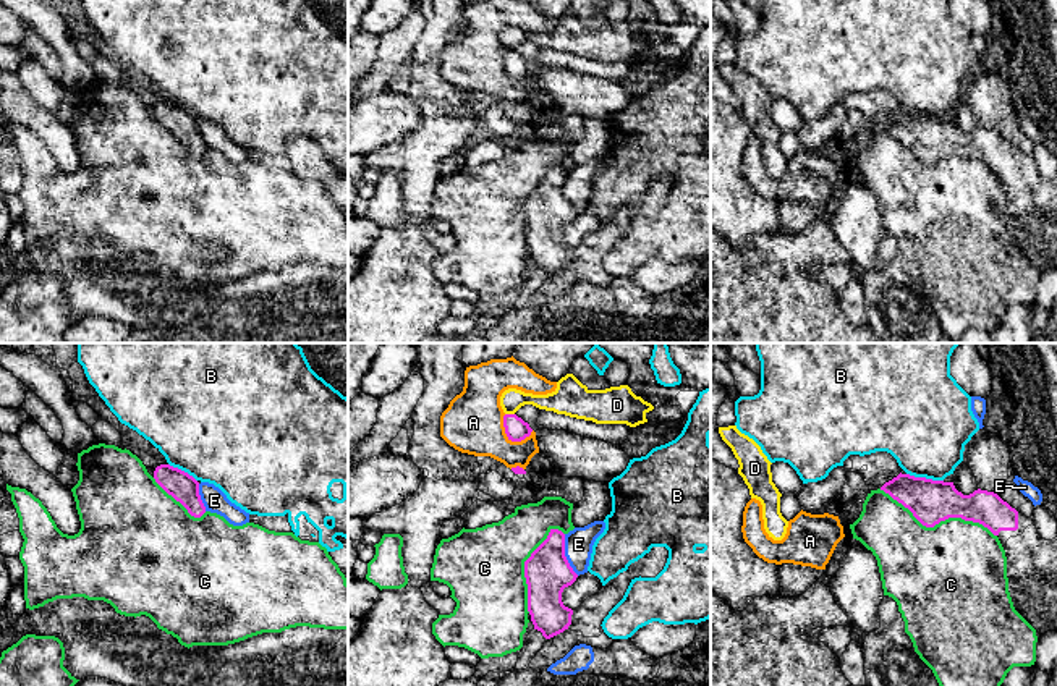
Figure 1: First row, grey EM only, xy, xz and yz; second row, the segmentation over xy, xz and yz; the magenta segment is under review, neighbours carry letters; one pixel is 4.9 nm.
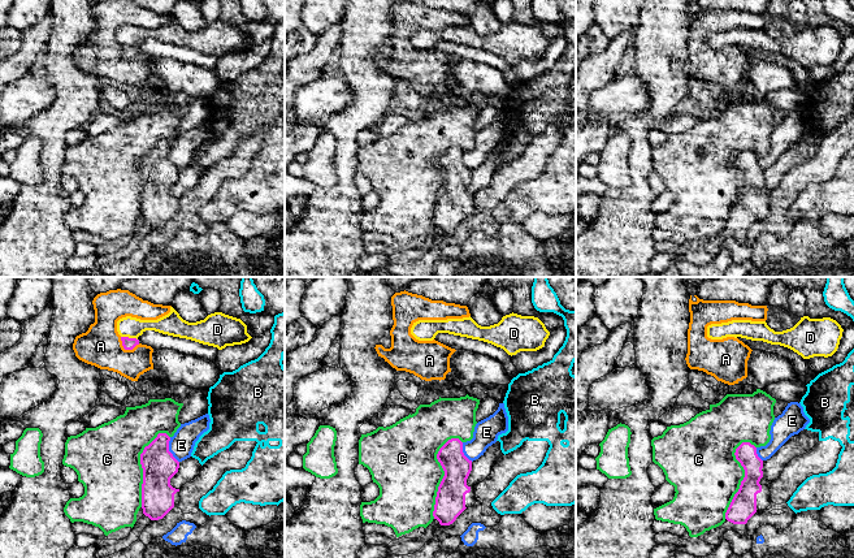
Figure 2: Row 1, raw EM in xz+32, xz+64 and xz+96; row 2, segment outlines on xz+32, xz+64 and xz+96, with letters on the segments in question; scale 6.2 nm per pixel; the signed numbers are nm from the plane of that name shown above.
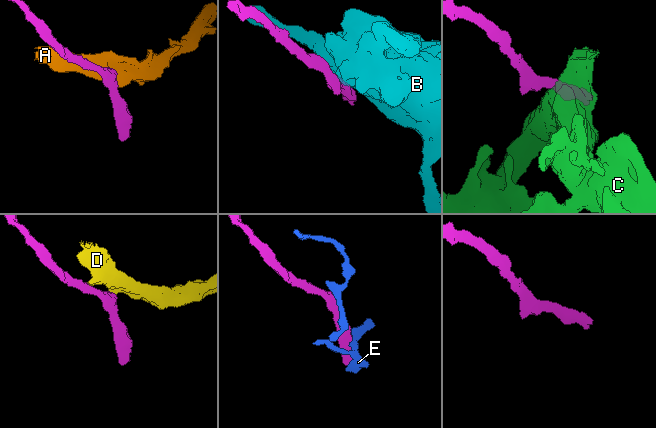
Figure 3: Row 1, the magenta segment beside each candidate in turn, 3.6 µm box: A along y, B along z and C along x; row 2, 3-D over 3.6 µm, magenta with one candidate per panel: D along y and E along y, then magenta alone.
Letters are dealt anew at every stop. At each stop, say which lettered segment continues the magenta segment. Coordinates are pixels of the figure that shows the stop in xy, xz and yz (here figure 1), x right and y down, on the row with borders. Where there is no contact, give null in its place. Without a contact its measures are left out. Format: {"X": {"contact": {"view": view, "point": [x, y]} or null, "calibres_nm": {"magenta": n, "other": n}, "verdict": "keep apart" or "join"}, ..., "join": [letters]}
{"A": {"contact": {"view": "xz", "point": [509, 437]}, "calibres_nm": {"magenta": 110, "other": 300}, "verdict": "keep apart"}, "B": {"contact": {"view": "yz", "point": [925, 478]}, "calibres_nm": {"magenta": 220, "other": 420}, "verdict": "keep apart"}, "C": {"contact": {"view": "yz", "point": [938, 523]}, "calibres_nm": {"magenta": 220, "other": 480}, "verdict": "keep apart"}, "D": {"contact": {"view": "xz", "point": [510, 414]}, "calibres_nm": {"magenta": 110, "other": 120}, "verdict": "keep apart"}, "E": {"contact": {"view": "xz", "point": [564, 555]}, "calibres_nm": {"magenta": 220, "other": 140}, "verdict": "join"}, "join": ["E"]}

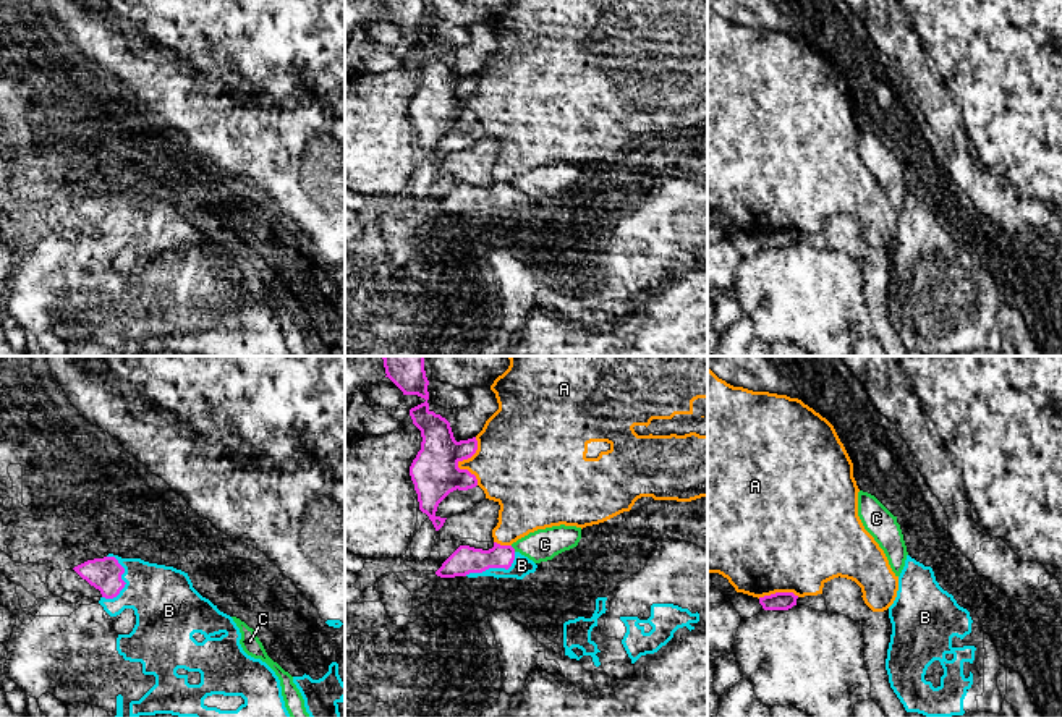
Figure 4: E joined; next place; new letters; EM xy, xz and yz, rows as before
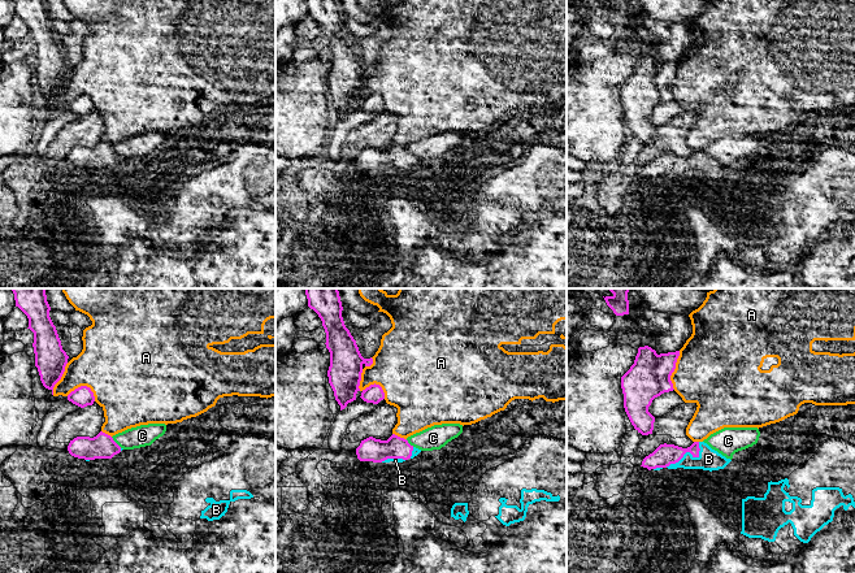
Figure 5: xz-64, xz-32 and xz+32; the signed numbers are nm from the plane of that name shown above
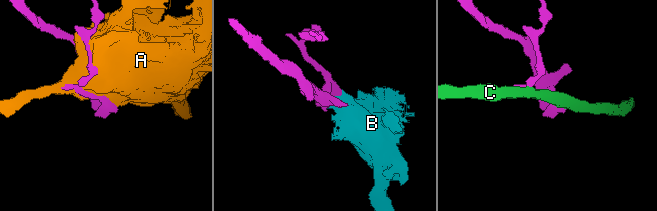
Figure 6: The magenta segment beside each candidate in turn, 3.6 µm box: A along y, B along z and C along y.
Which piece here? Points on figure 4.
{"A": {"contact": {"view": "xz", "point": [460, 460]}, "calibres_nm": {"magenta": 240, "other": 360}, "verdict": "keep apart"}, "B": {"contact": {"view": "xy", "point": [122, 573]}, "calibres_nm": {"magenta": 160, "other": 320}, "verdict": "join"}, "C": {"contact": {"view": "xz", "point": [514, 549]}, "calibres_nm": {"magenta": 140, "other": 160}, "verdict": "keep apart"}, "join": ["B"]}

